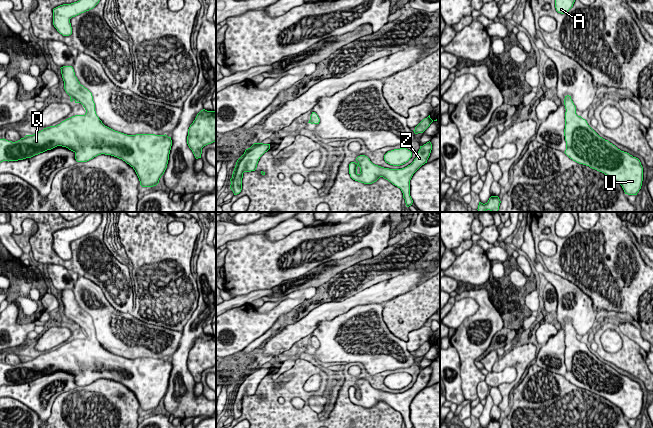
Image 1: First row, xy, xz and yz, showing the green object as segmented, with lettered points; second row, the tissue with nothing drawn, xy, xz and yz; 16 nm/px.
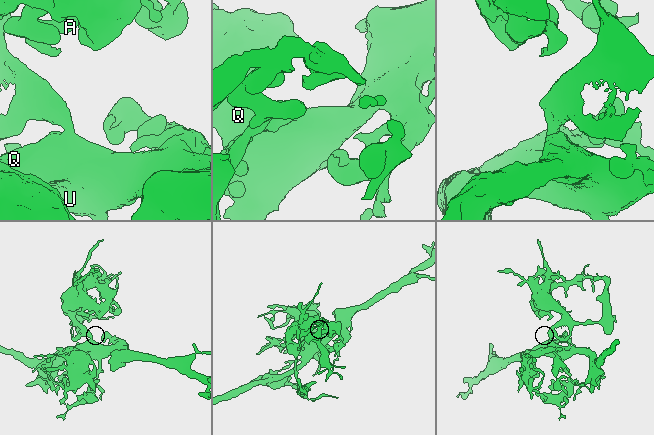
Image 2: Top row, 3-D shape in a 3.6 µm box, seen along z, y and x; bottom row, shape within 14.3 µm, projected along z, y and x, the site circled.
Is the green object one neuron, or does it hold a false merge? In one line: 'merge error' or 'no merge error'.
no merge error

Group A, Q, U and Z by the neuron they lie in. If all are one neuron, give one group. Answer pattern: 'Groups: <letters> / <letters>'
Groups: A Q U Z

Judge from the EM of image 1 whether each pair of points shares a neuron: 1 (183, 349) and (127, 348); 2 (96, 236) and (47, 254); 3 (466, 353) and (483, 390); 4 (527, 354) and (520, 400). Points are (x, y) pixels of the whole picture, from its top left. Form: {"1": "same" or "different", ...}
{"1": "different", "2": "same", "3": "different", "4": "different"}

